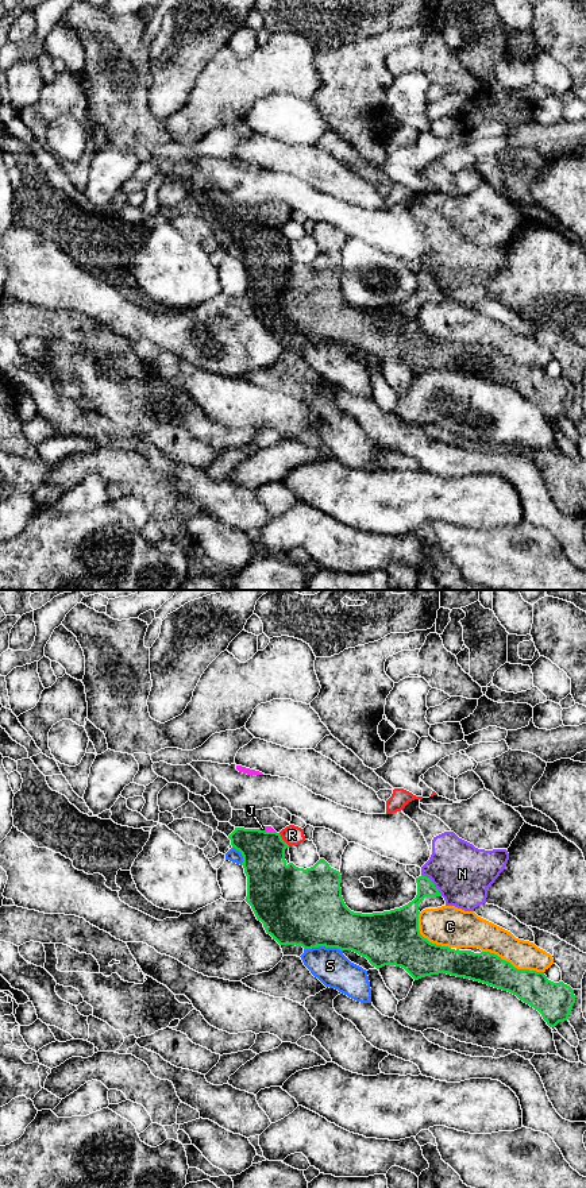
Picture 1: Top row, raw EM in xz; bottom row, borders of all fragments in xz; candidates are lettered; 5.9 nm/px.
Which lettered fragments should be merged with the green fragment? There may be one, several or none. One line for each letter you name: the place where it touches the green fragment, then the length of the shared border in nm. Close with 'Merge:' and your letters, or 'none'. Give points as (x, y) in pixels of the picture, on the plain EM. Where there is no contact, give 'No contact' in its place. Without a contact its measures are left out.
Merge: none

